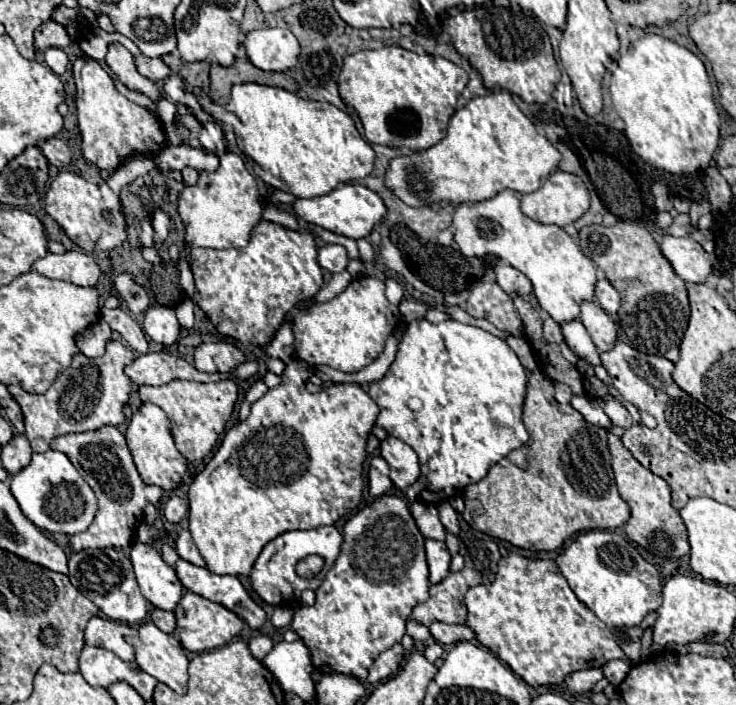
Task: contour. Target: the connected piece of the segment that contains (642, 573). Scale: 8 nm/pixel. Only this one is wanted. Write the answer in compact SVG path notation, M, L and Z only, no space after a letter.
M592 530L572 536L566 540L556 564L576 598L610 628L638 626L648 612L658 610L662 604L658 570L638 554L632 540L614 532Z

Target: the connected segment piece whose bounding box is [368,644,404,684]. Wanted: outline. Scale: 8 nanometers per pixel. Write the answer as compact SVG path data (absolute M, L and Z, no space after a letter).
M396 644L396 646L384 650L374 660L374 666L370 668L370 674L368 674L368 682L376 684L376 682L382 682L382 680L390 678L392 674L398 672L402 660L404 660L404 648L402 648L402 644Z

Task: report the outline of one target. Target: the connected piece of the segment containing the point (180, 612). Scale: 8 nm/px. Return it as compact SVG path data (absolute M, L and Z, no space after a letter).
M184 590L178 606L174 608L174 616L176 616L176 636L180 638L182 646L190 652L204 652L204 650L220 648L228 644L236 634L240 634L244 626L244 622L234 612L188 590Z

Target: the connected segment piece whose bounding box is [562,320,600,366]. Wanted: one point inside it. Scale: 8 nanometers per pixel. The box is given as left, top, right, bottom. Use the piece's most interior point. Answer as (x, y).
(575, 334)

